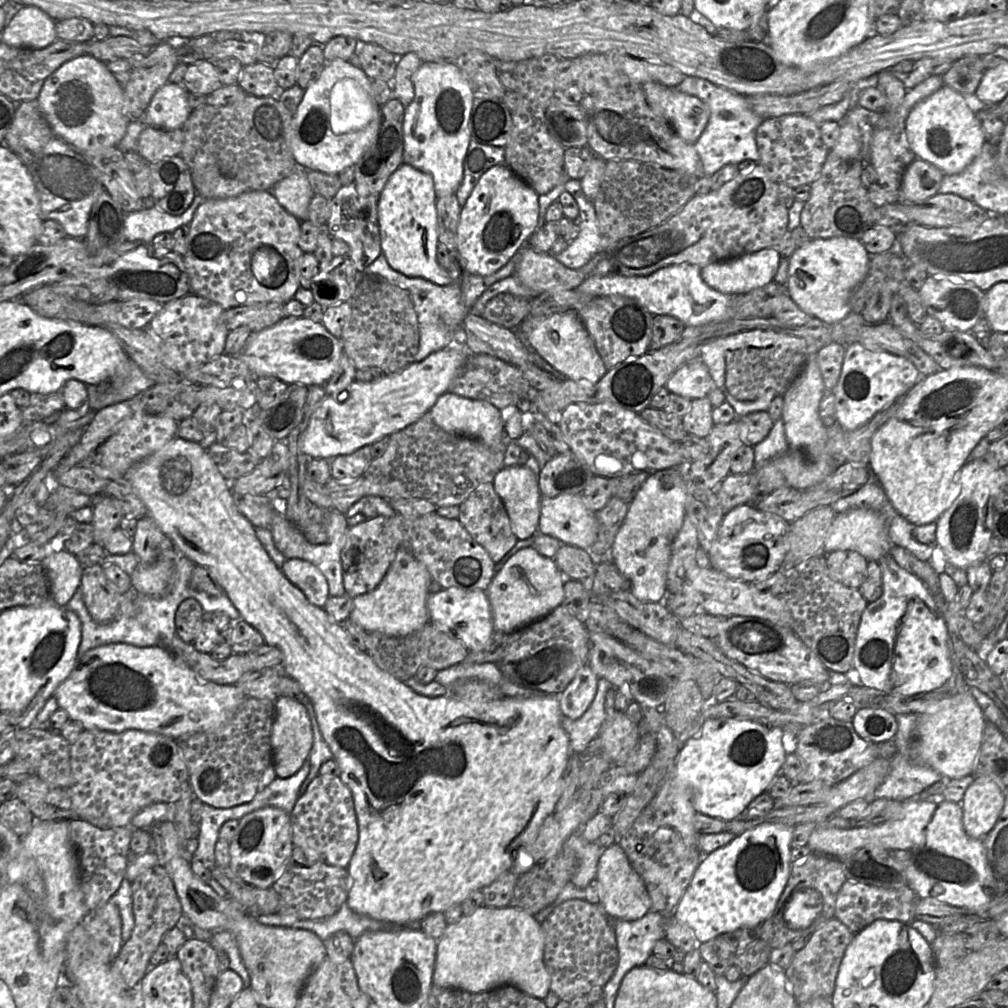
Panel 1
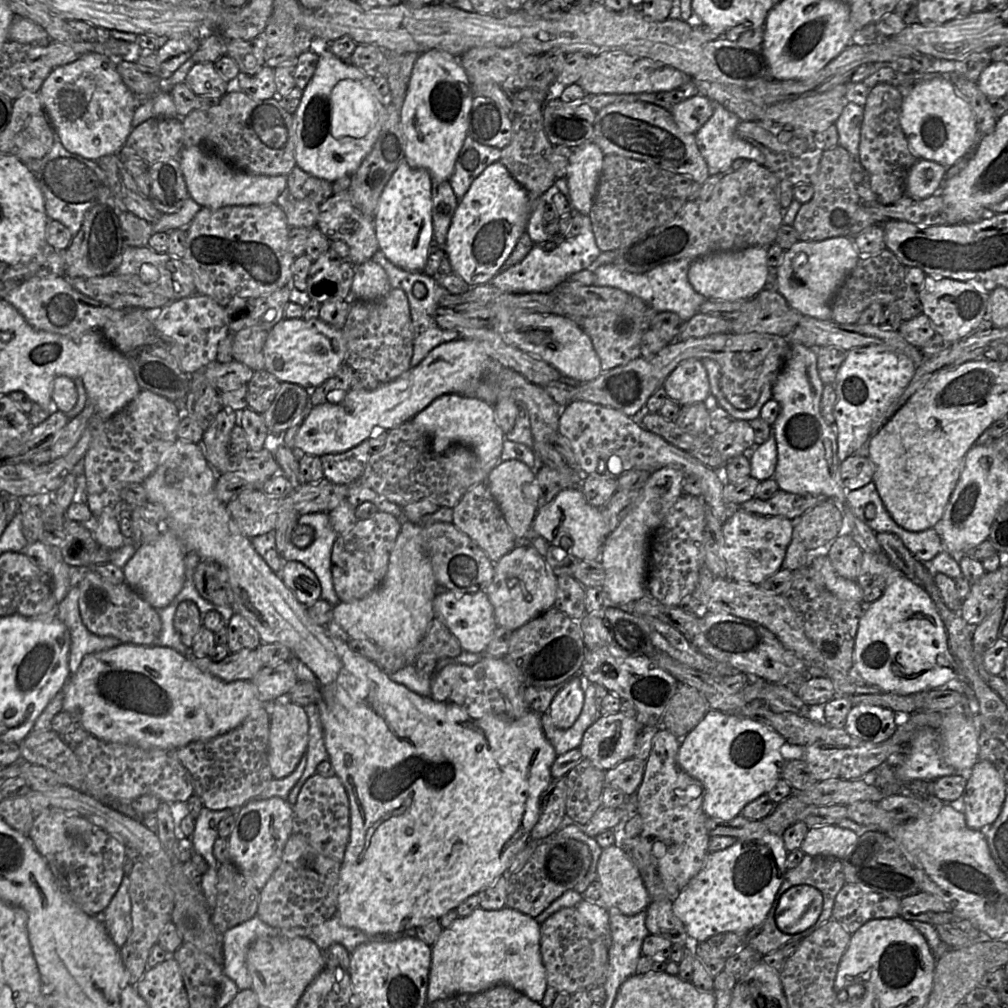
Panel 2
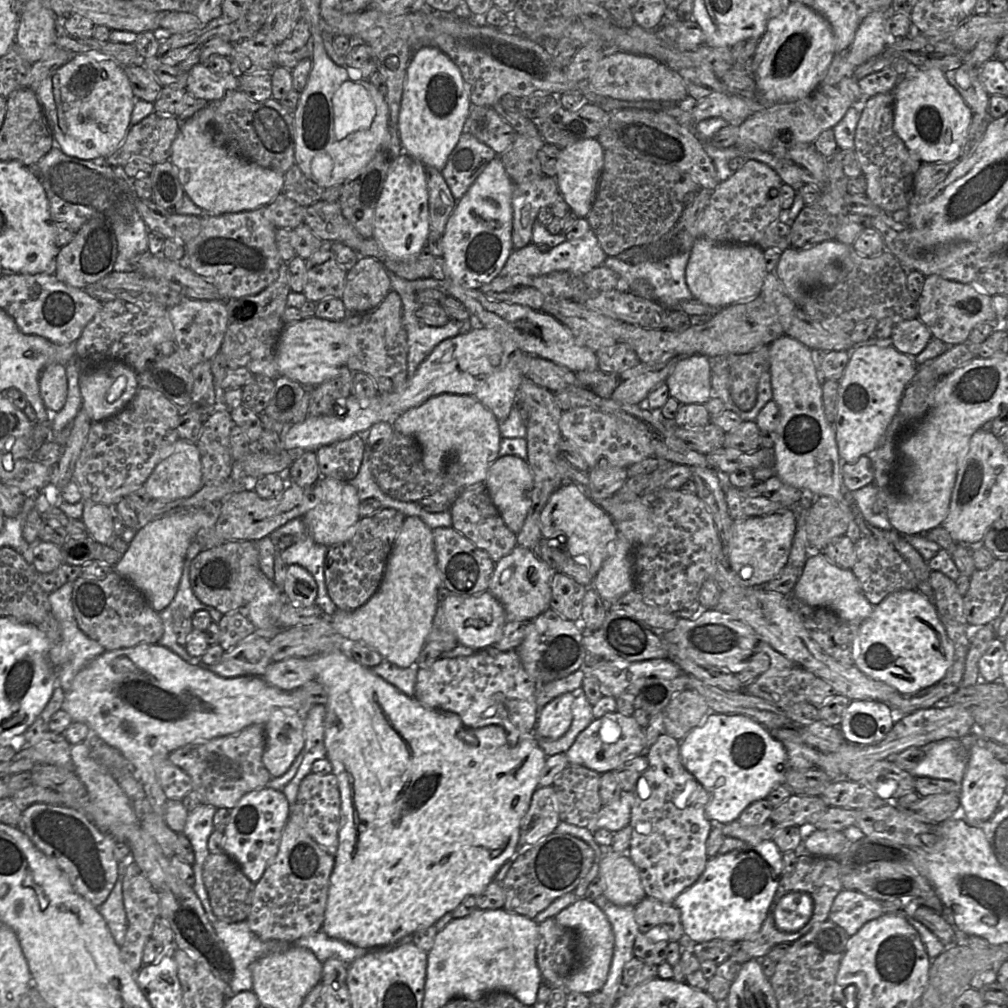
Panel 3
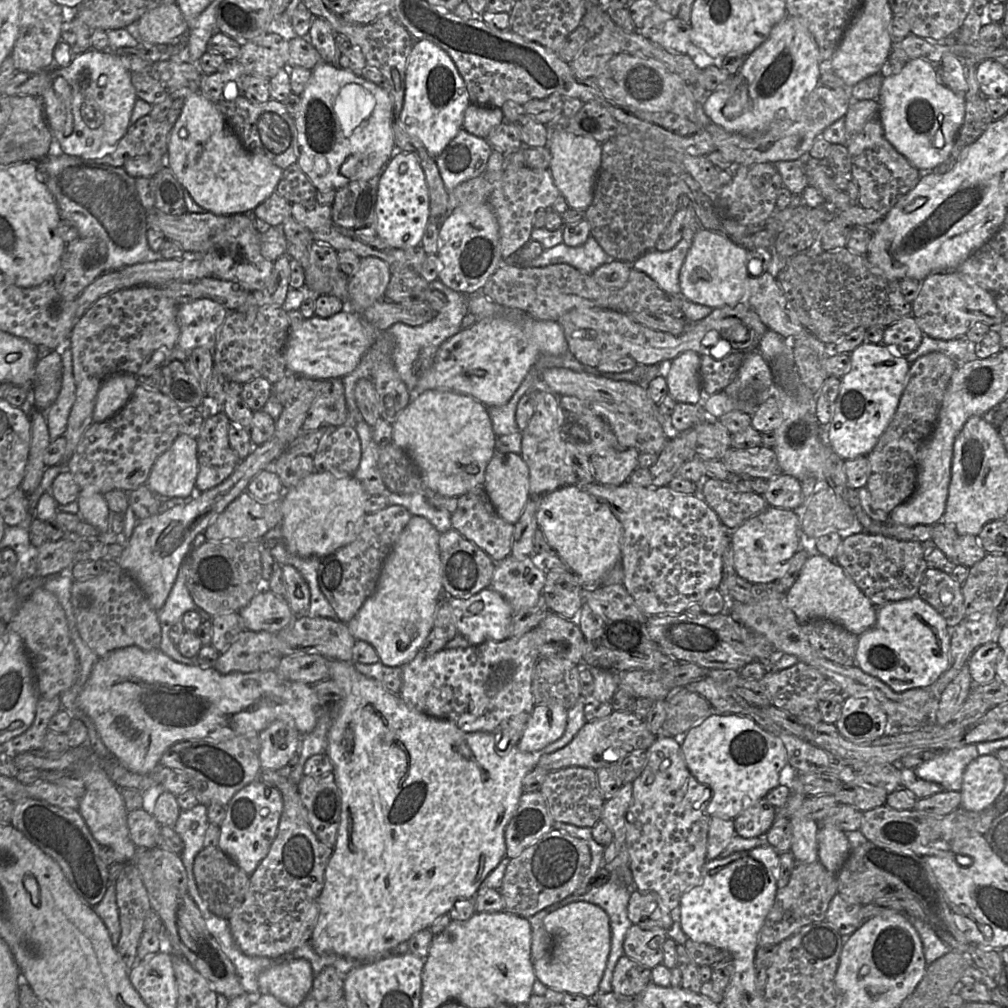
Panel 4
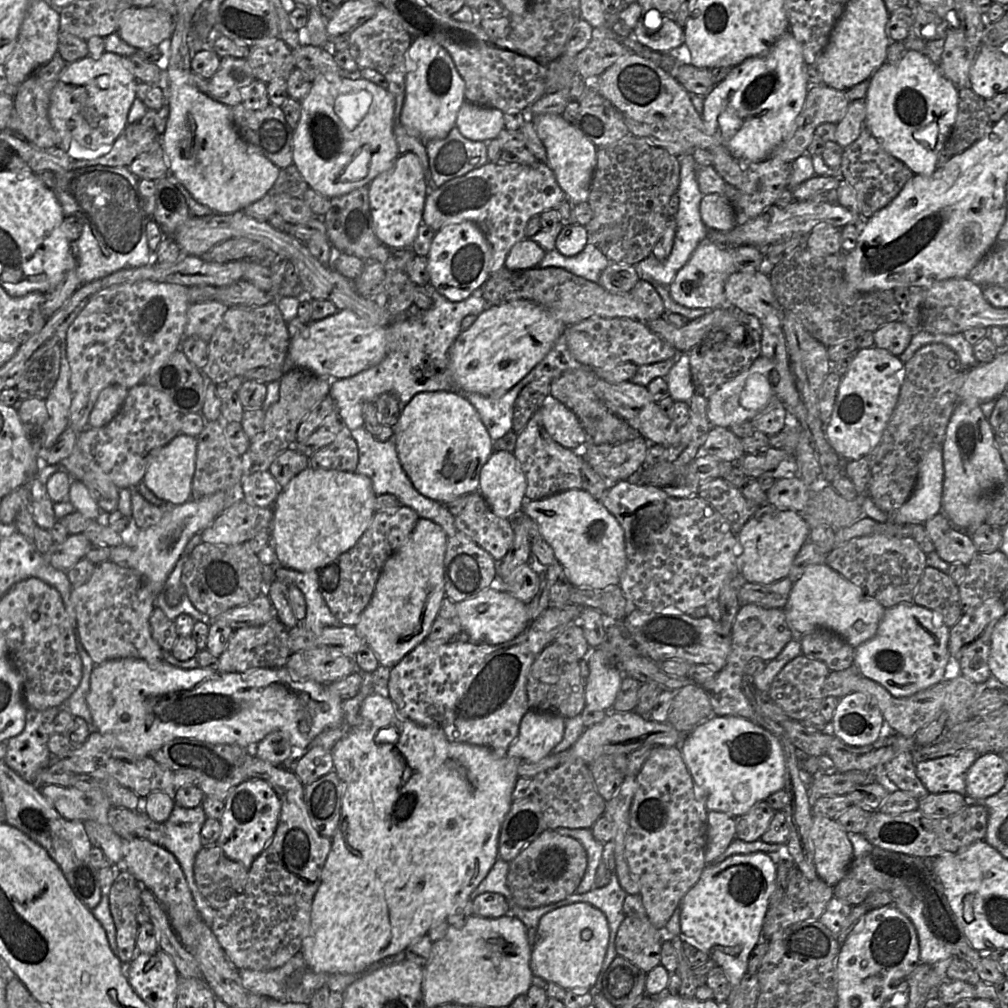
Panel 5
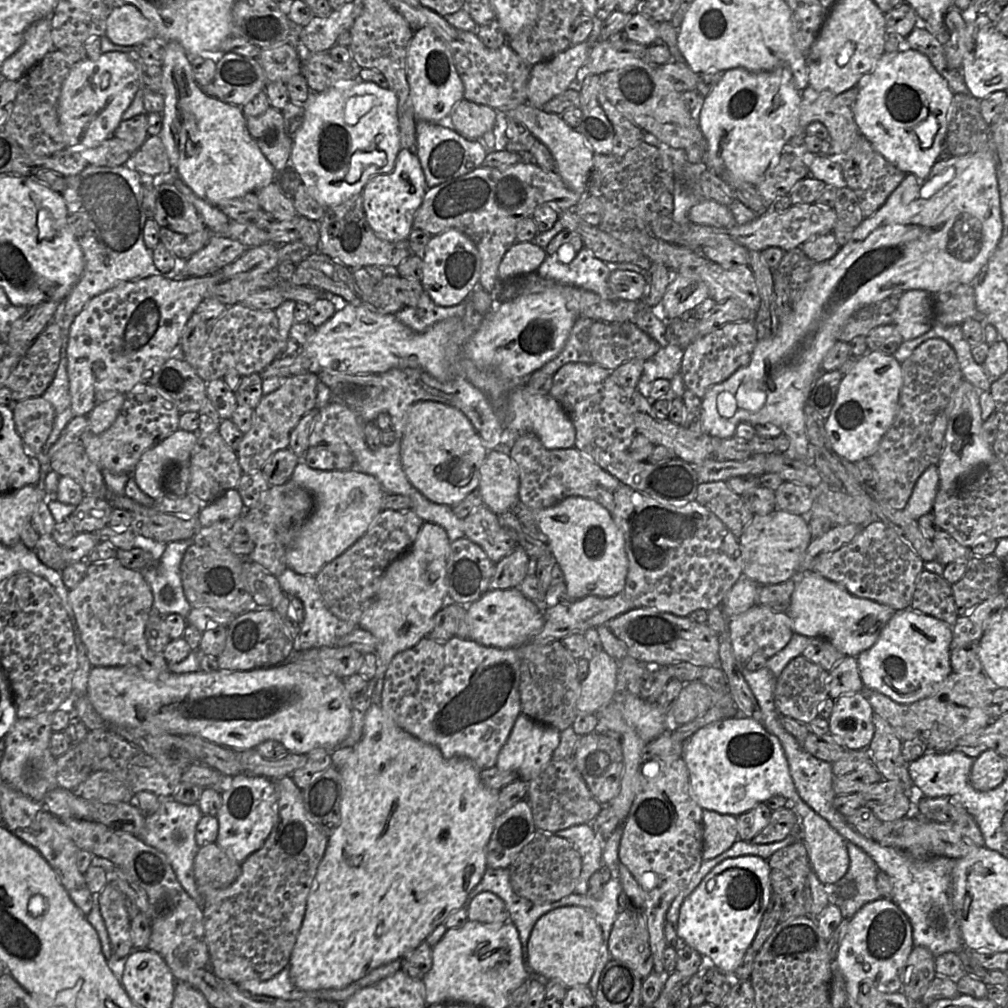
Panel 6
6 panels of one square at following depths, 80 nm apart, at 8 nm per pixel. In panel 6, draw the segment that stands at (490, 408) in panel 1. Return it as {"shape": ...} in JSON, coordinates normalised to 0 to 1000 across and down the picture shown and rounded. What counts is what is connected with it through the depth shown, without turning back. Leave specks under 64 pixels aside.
{"shape":[[[414,398],[405,406],[398,439],[398,459],[407,479],[427,497],[450,502],[474,484],[476,462],[484,446],[463,413],[432,398]]]}

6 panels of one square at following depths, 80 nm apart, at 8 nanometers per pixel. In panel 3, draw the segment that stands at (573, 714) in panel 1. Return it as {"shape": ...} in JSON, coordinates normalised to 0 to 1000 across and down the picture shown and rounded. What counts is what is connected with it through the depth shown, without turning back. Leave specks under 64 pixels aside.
{"shape":[[[569,687],[557,688],[535,704],[529,729],[534,733],[551,734],[565,722],[568,709]]]}

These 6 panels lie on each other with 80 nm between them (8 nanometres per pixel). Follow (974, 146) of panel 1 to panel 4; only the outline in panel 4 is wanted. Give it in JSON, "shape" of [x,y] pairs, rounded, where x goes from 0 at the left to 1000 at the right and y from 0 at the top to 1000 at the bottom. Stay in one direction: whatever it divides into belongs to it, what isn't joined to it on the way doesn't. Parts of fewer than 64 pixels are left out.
{"shape":[[[915,58],[905,59],[891,73],[879,74],[870,101],[870,114],[879,138],[911,169],[926,170],[941,157],[956,120],[957,98],[935,81],[932,69],[926,63]]]}

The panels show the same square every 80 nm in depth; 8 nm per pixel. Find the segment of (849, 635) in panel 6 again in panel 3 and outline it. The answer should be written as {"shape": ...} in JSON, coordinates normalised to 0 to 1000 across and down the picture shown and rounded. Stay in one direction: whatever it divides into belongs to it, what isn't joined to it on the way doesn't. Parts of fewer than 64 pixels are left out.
{"shape":[[[808,544],[803,545],[803,554],[794,566],[786,589],[803,601],[821,603],[837,615],[852,618],[864,610],[867,602],[856,589],[846,566],[830,562],[815,547]]]}

